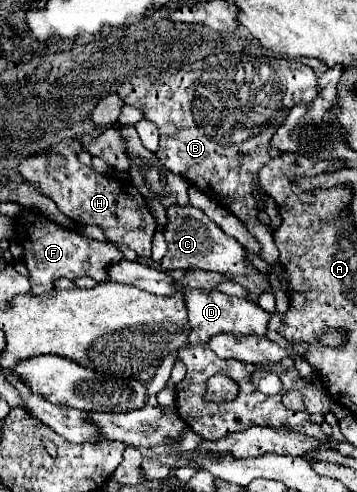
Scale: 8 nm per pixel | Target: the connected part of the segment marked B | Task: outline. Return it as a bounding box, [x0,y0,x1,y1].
[117,52,319,264]

